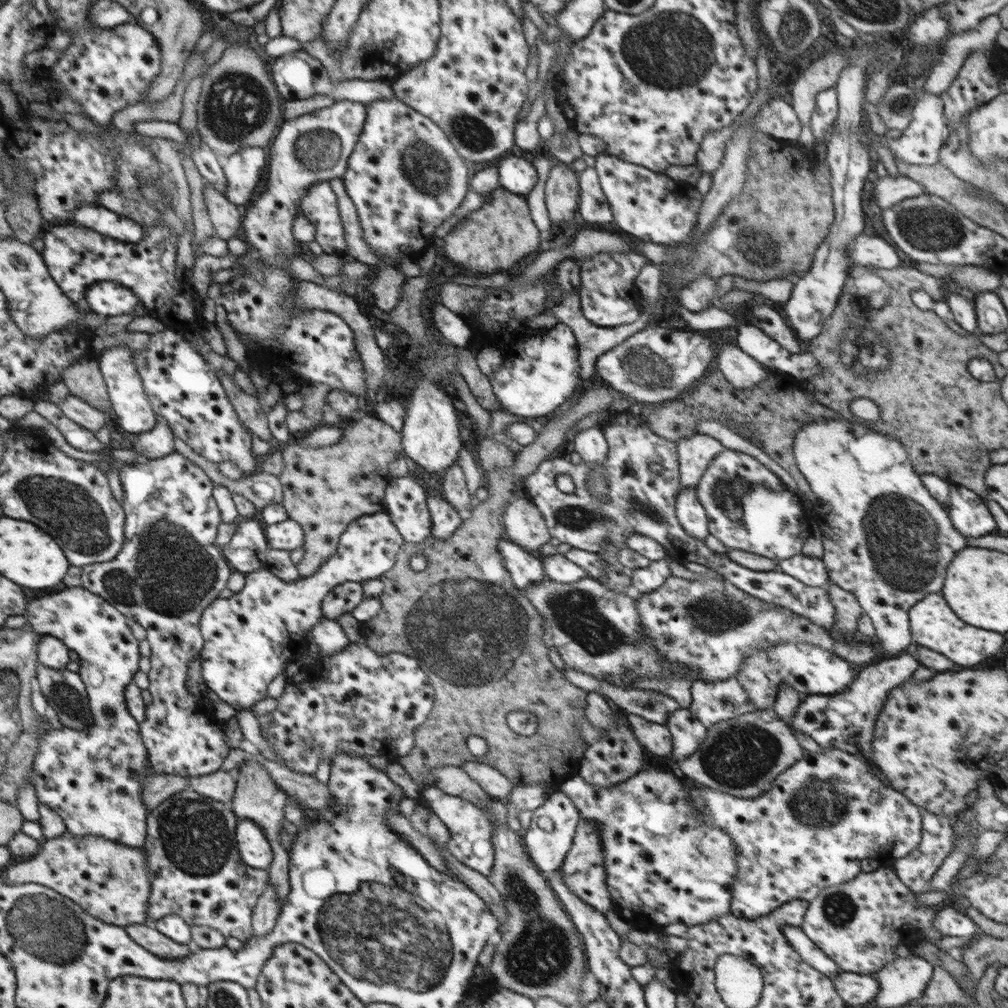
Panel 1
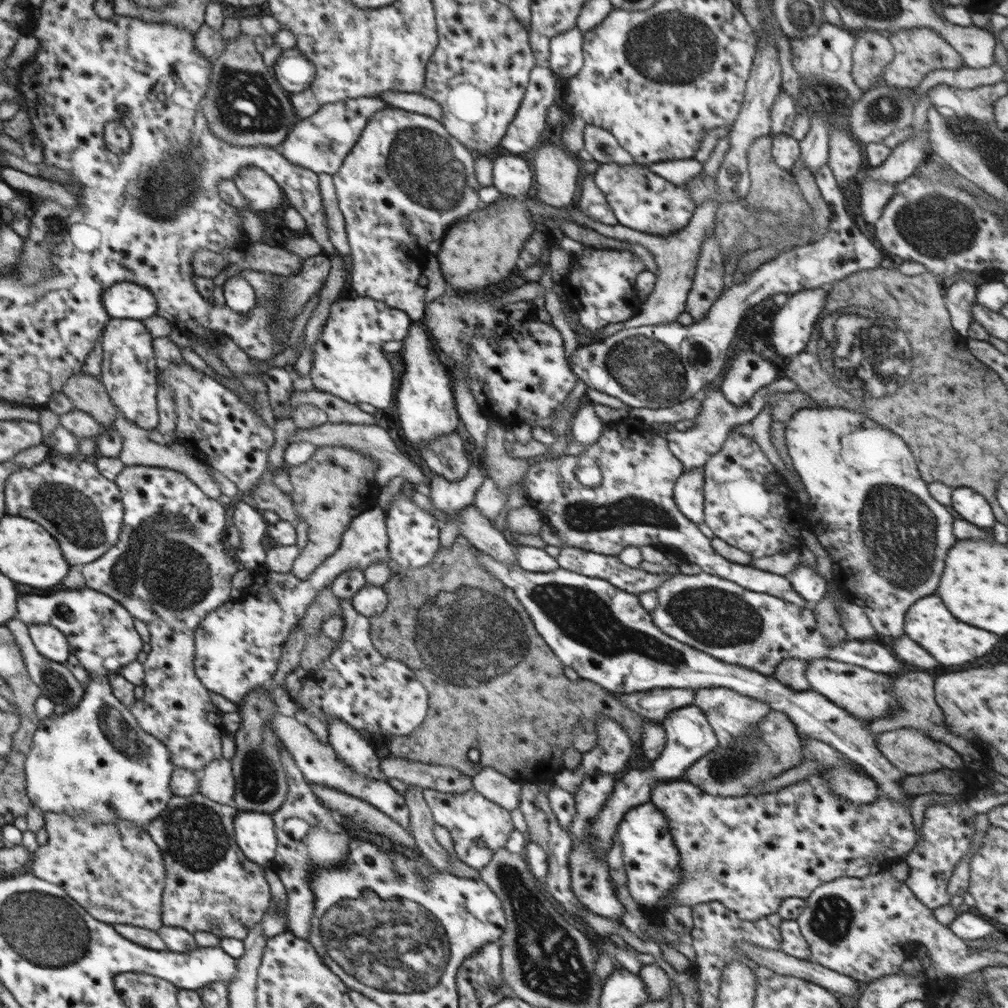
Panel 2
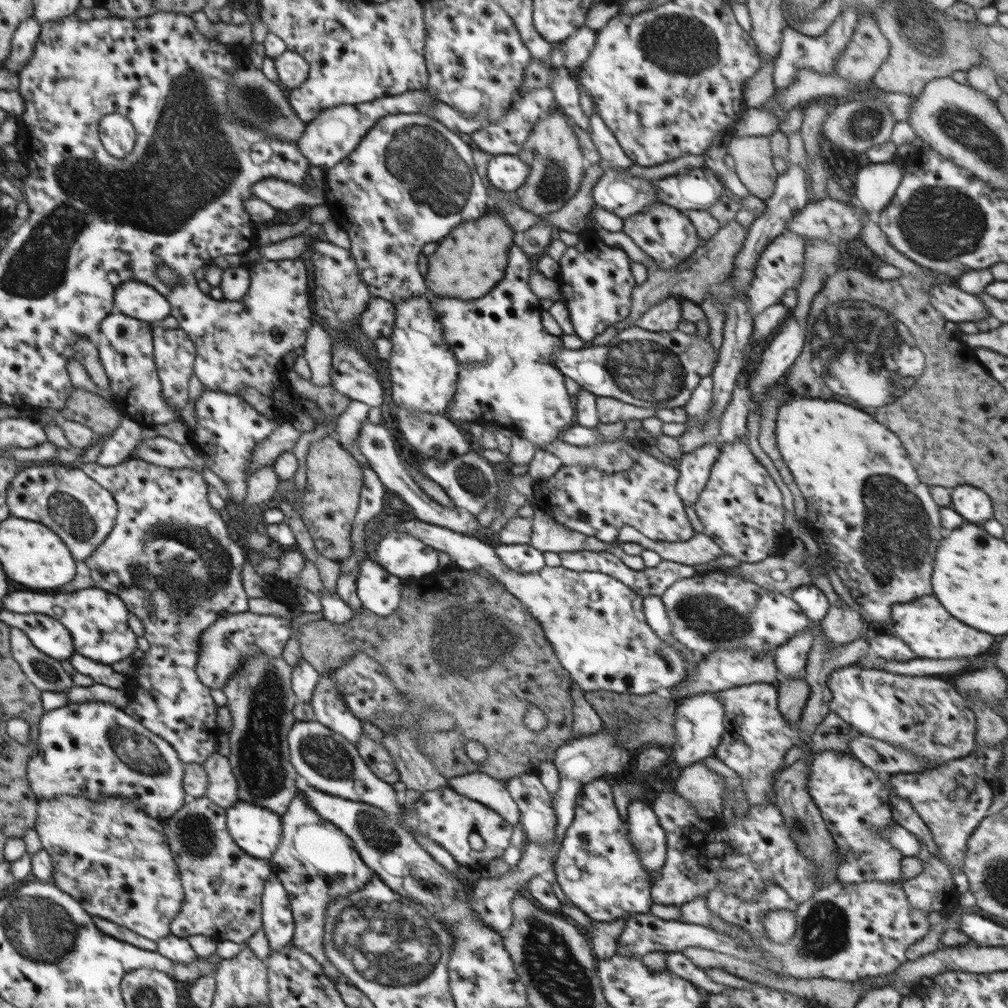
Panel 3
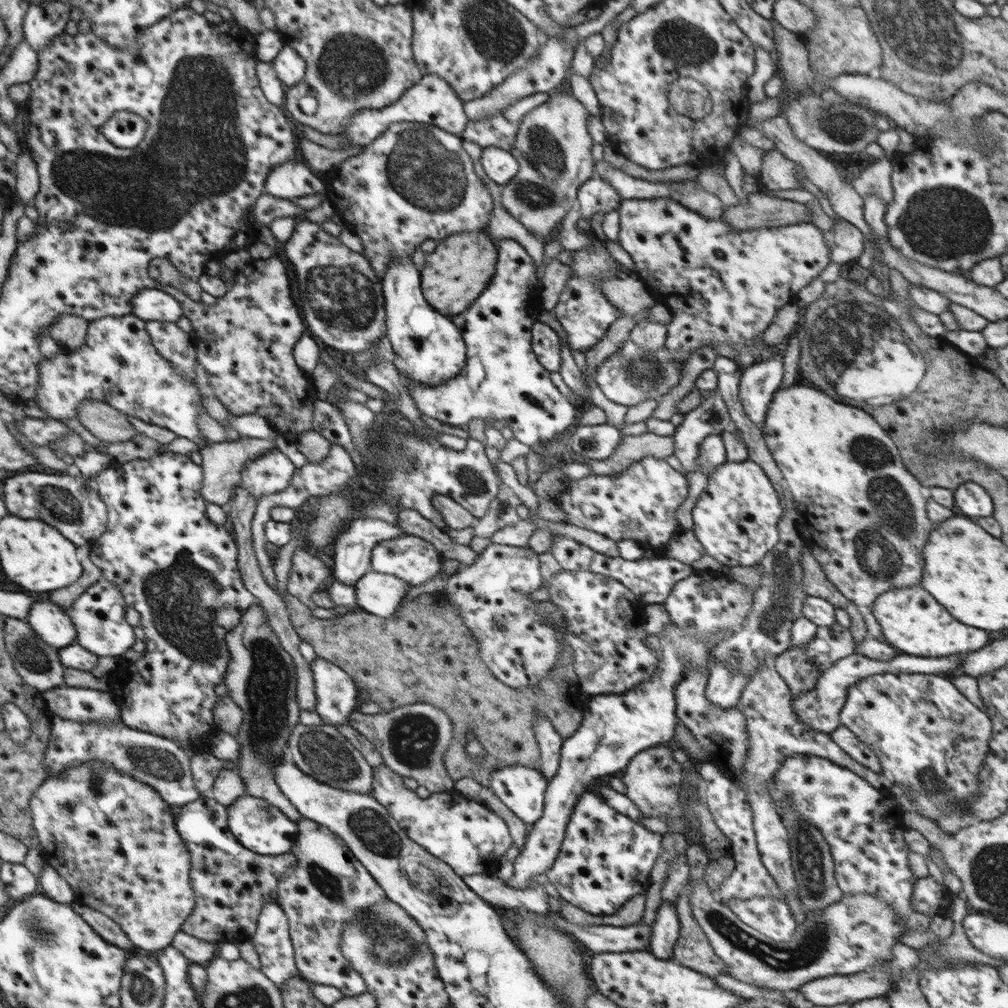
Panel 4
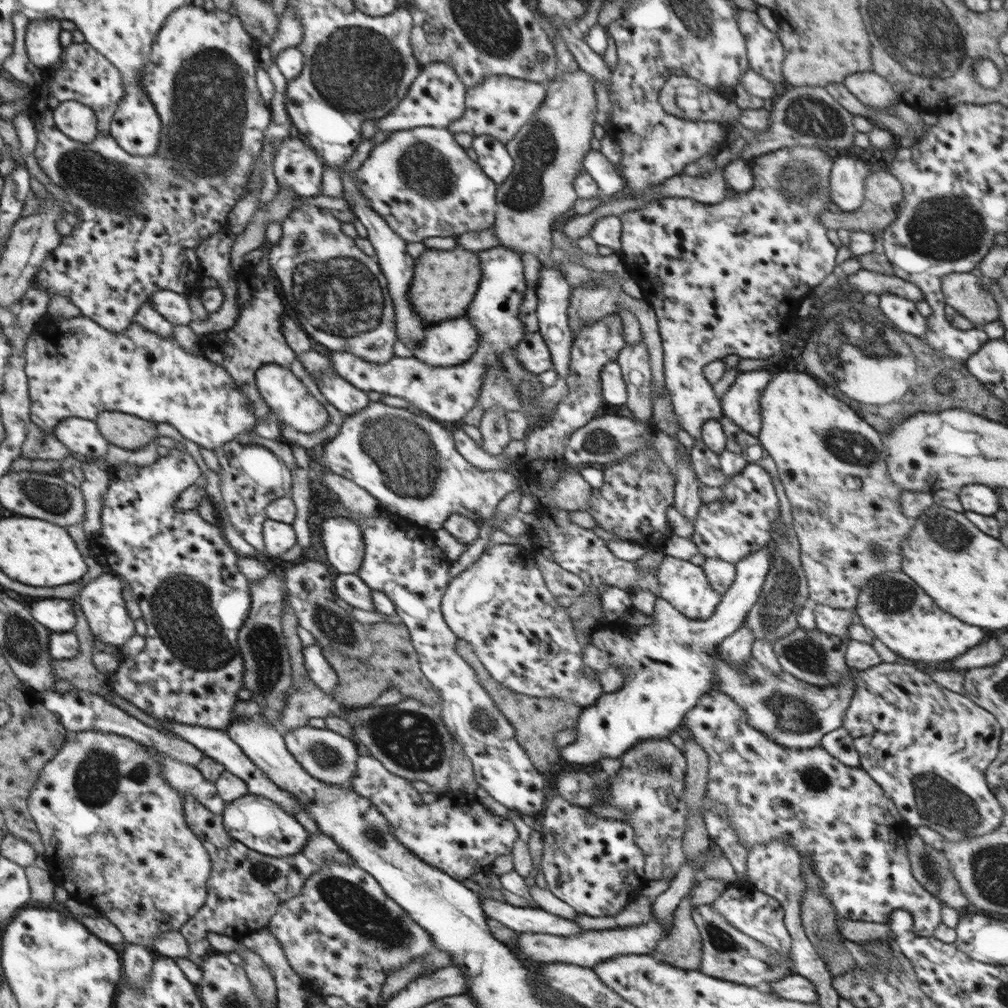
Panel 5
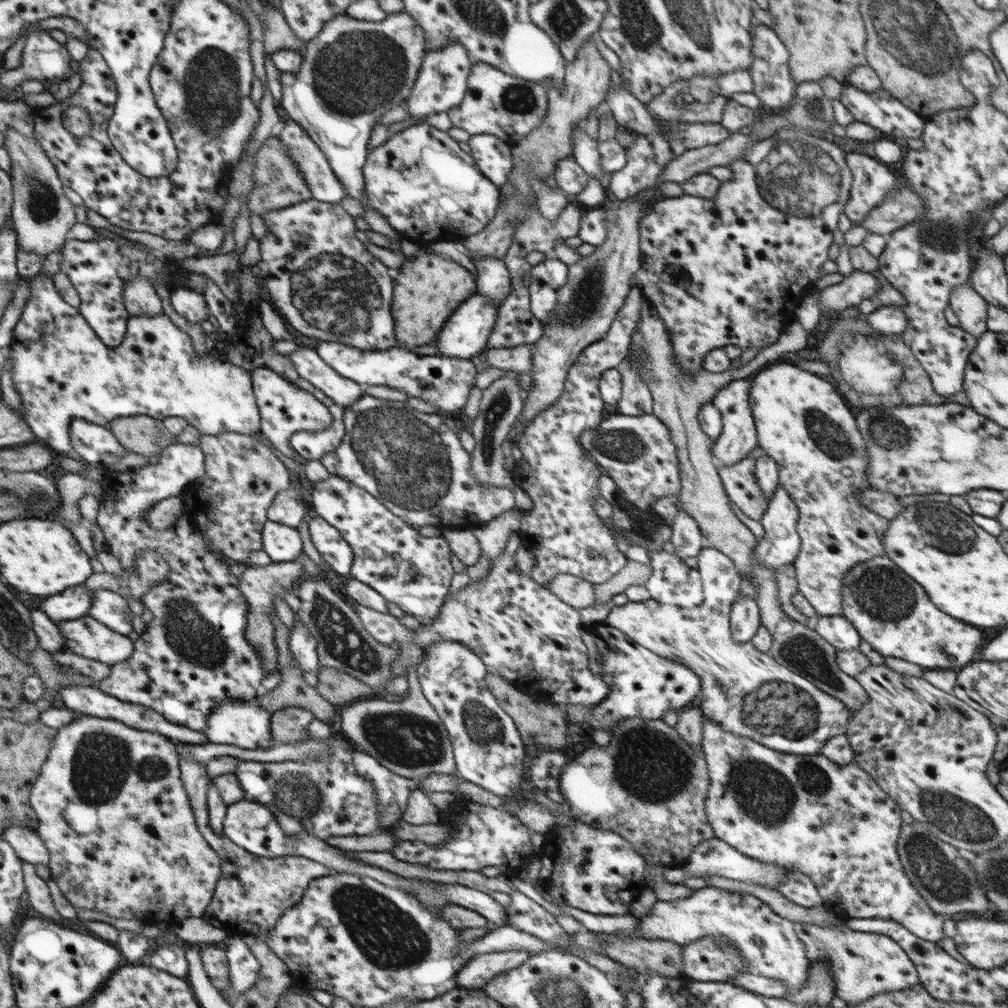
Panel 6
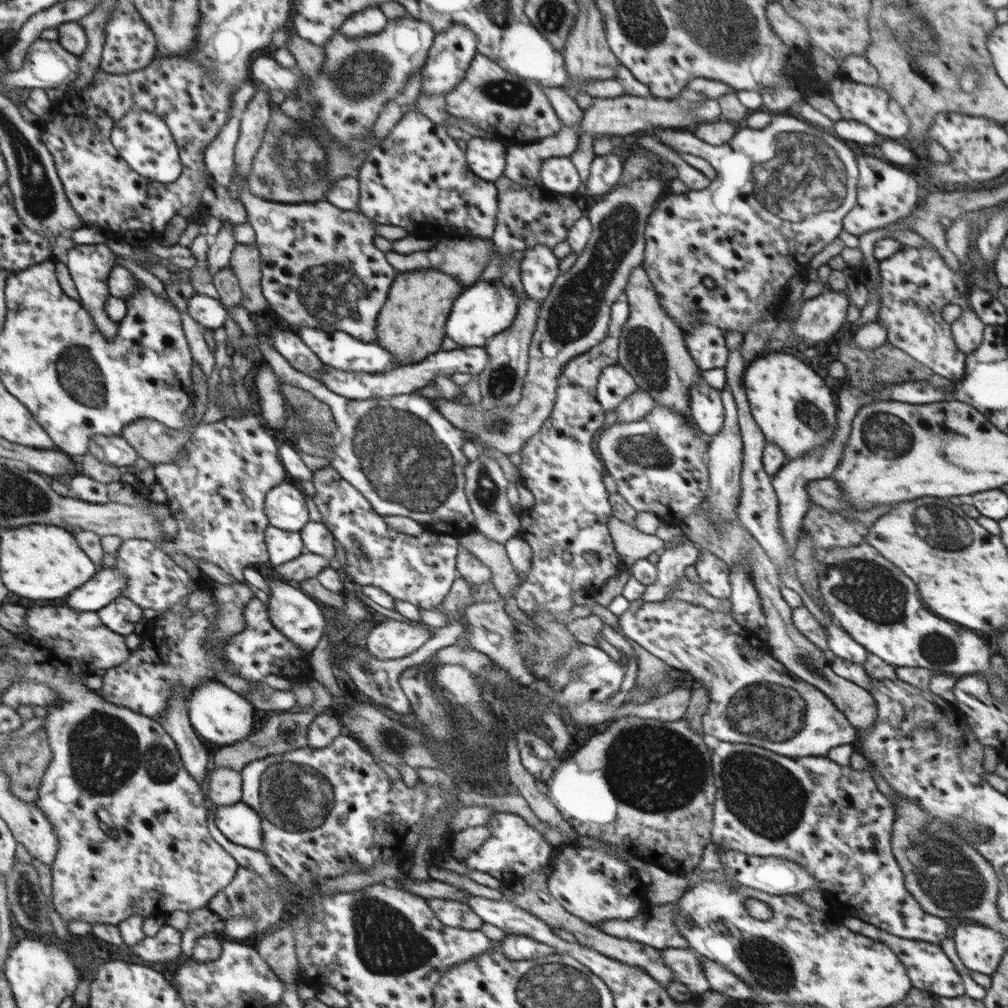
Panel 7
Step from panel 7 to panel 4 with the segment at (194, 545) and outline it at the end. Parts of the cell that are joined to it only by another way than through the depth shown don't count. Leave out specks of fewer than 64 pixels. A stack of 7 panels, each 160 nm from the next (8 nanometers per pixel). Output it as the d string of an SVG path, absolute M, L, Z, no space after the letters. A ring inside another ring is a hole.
M273 448L263 452L262 456L249 460L247 467L241 472L240 486L248 489L248 492L259 501L264 496L274 494L274 492L281 492L284 488L288 488L295 469L294 464L286 454L283 454L277 448Z

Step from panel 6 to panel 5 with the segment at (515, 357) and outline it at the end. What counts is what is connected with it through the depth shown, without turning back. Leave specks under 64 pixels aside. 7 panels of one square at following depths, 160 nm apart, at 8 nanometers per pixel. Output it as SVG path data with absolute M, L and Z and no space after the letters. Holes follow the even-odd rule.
M539 330L525 333L516 350L516 358L527 371L539 375L553 368L549 348Z

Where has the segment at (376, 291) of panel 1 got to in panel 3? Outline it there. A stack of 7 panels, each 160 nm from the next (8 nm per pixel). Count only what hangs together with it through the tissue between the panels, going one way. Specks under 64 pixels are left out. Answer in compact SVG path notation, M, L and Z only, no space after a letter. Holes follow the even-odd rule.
M424 113L416 114L393 114L379 118L372 128L364 136L360 145L352 154L344 158L336 166L325 171L326 195L330 200L332 219L342 225L343 229L348 233L351 247L349 251L354 257L360 280L364 285L368 285L368 291L372 297L380 297L393 304L398 304L401 300L429 296L428 288L426 288L425 278L418 271L418 256L422 254L422 248L428 242L439 242L442 240L455 226L464 221L476 220L487 213L489 208L490 196L487 194L486 183L477 173L474 161L472 161L472 148L461 140L459 134L448 129L438 120L429 117Z

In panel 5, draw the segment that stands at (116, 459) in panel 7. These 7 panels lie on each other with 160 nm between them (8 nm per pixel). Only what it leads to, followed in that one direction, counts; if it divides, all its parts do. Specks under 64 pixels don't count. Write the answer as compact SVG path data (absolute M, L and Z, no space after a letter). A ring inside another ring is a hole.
M76 417L63 420L54 428L53 435L80 458L100 459L108 450L109 442L101 435L93 420Z

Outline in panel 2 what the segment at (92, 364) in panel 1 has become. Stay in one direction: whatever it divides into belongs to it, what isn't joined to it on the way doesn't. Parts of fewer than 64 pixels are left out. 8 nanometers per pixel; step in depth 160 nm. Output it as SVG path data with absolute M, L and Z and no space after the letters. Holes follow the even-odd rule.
M78 372L67 380L63 393L73 404L73 408L93 416L103 429L116 418L115 405L111 401L102 381L90 374Z

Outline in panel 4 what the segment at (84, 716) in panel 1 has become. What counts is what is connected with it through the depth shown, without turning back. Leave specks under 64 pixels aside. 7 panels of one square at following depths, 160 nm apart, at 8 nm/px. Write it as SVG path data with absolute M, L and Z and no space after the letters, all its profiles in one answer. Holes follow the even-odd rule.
M5 616L8 620L8 652L16 656L16 664L20 664L23 680L41 691L65 686L64 666L59 659L58 649L42 641L24 619Z

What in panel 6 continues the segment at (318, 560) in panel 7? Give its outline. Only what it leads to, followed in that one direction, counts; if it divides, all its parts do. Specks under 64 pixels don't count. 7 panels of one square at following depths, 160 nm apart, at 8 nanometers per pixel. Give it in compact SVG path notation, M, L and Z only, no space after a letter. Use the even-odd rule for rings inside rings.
M296 561L284 563L271 563L267 567L257 567L248 565L247 570L239 576L239 591L244 595L249 604L247 612L246 632L250 635L252 645L256 648L257 654L261 659L263 668L267 674L277 672L278 650L276 649L276 630L270 620L270 613L275 612L275 595L283 598L286 591L292 588L292 583L300 579L304 573L304 568Z

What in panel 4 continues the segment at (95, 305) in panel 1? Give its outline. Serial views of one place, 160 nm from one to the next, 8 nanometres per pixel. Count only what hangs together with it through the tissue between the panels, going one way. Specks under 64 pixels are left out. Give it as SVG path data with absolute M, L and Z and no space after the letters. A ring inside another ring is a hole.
M150 288L132 298L132 307L132 314L146 322L158 320L176 323L183 316L181 304L174 297Z

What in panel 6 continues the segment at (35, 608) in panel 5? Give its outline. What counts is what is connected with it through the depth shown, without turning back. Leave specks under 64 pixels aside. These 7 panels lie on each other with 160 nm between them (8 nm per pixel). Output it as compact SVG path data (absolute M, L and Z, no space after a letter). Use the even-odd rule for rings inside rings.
M80 584L76 588L68 588L68 592L46 598L38 609L44 611L54 623L75 620L90 610L94 594L94 590L86 591Z

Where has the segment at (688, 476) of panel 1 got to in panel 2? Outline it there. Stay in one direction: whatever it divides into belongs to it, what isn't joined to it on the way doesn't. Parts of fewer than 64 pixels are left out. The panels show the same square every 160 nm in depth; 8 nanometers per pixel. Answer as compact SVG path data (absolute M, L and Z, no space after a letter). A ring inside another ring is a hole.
M780 377L768 386L763 386L748 402L742 407L734 406L730 401L726 400L720 389L714 387L714 383L707 386L701 393L702 401L701 411L697 416L696 423L690 429L680 433L666 434L672 454L680 460L685 470L703 467L708 459L716 454L724 444L730 428L736 425L746 424L750 422L764 406L767 405L768 396L778 391L798 391L799 386L789 378Z

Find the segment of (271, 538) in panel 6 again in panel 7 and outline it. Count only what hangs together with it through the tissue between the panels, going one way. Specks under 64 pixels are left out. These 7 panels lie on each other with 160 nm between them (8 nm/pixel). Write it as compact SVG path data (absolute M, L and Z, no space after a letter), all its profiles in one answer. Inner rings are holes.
M269 526L265 531L265 543L272 565L282 565L301 556L305 550L298 532L286 532Z

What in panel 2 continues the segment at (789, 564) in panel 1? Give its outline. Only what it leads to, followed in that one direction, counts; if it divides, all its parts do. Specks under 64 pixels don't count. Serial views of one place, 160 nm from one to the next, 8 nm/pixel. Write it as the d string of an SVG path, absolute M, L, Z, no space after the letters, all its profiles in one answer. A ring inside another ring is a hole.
M804 564L798 565L788 576L788 579L794 590L809 602L811 608L826 595L828 582Z

